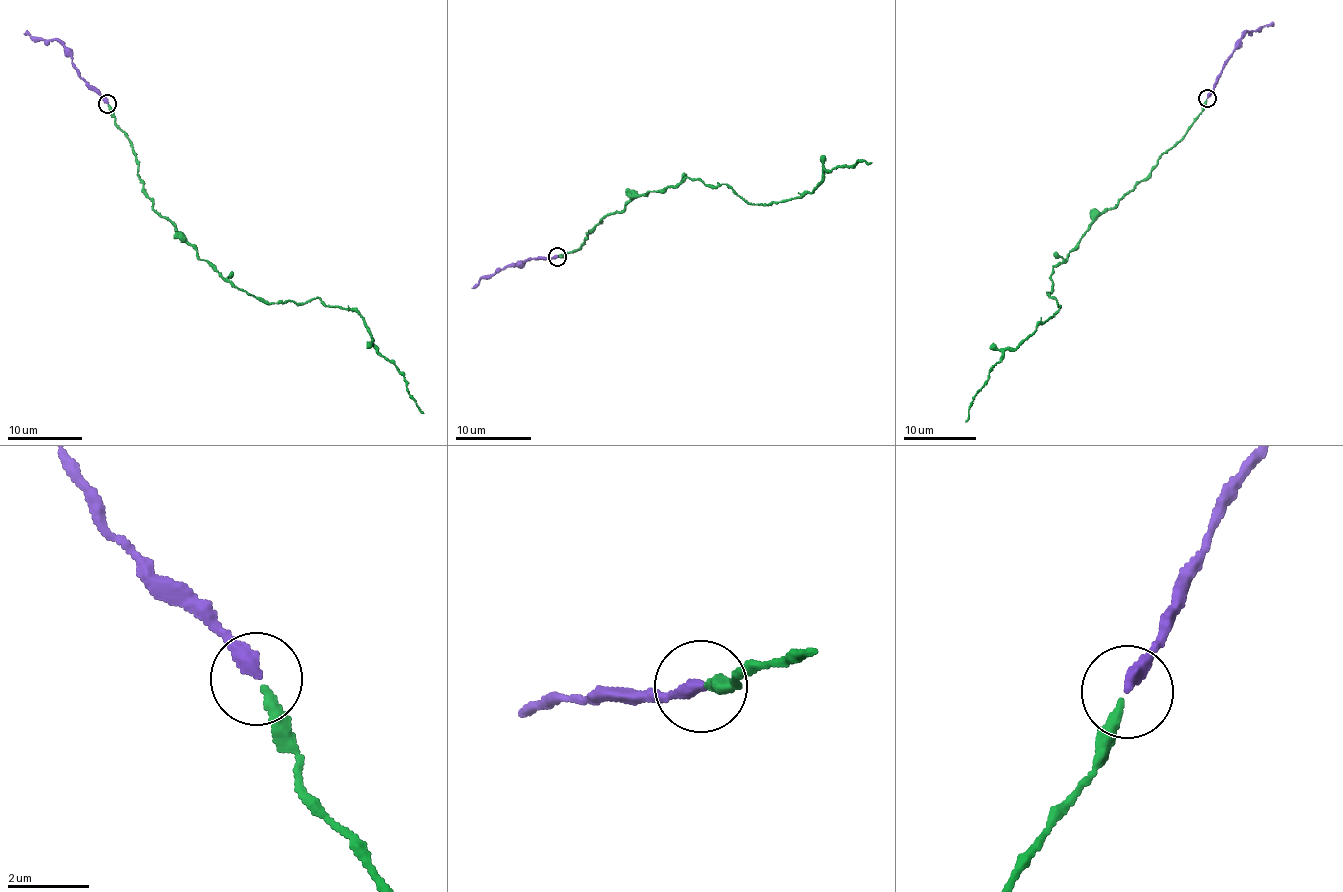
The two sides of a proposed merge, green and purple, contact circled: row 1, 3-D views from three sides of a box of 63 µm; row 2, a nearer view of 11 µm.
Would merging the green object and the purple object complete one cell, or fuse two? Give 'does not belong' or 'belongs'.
belongs

